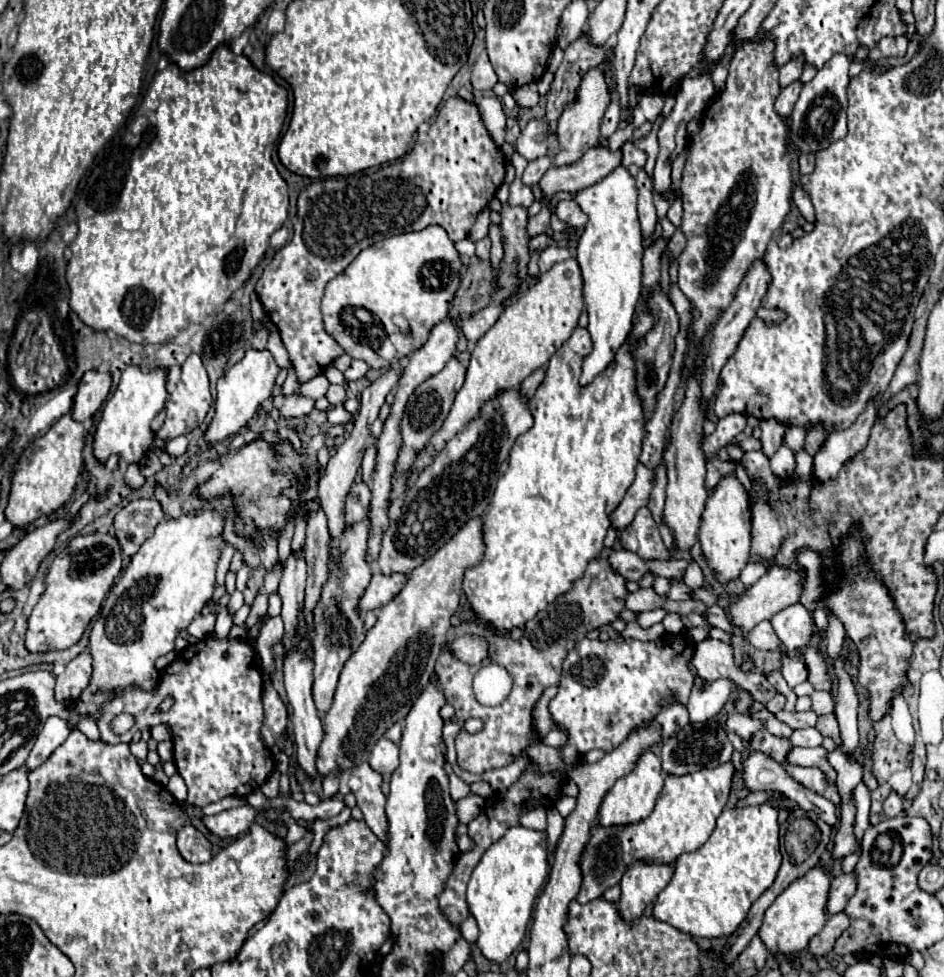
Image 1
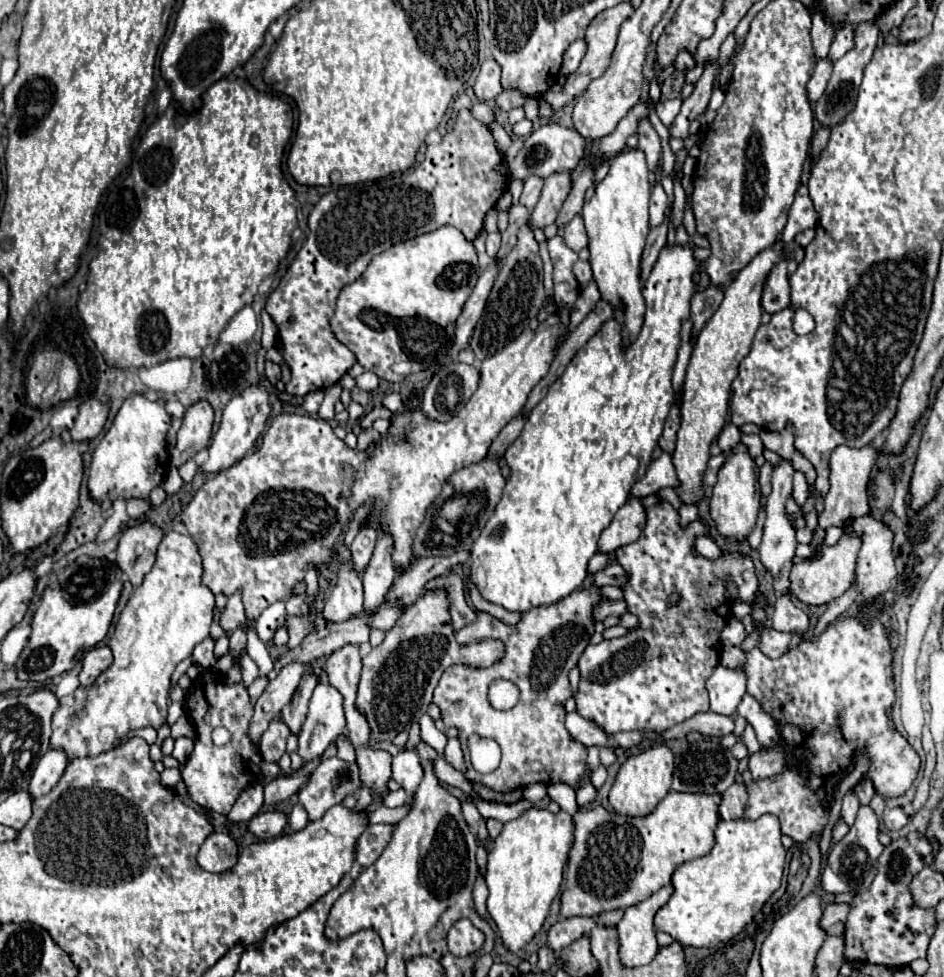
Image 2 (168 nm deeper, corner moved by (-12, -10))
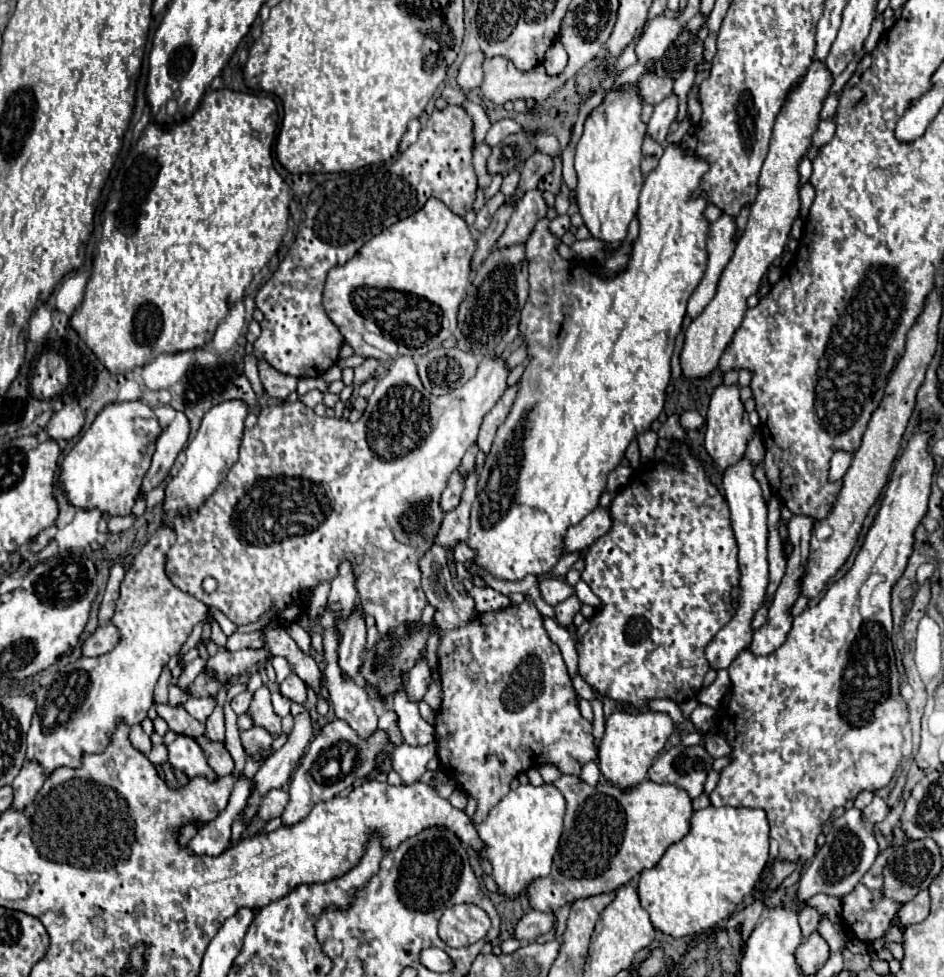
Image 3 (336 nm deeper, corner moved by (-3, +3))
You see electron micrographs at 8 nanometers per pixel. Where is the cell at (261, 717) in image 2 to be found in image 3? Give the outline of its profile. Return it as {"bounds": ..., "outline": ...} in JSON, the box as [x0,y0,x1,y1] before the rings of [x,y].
{"bounds":[230,692,252,714],"outline":[[[242,692],[242,694],[238,694],[232,702],[230,702],[230,706],[232,706],[232,710],[236,712],[236,714],[244,714],[246,712],[246,708],[250,706],[250,700],[252,700],[252,692]]]}

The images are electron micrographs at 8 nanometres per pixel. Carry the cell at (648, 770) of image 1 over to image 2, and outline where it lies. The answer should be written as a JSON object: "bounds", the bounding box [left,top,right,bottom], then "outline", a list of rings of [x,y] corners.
{"bounds":[609,745,673,817],"outline":[[[655,745],[635,757],[627,757],[627,761],[619,769],[615,785],[609,791],[611,811],[627,817],[649,815],[651,811],[655,811],[659,801],[669,793],[671,777],[673,777],[673,753],[669,751],[667,745]]]}

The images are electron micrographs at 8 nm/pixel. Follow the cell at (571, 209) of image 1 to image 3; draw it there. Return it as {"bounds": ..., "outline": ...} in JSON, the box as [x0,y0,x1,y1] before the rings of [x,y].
{"bounds":[550,214,570,238],"outline":[[[564,214],[564,216],[556,216],[552,222],[550,222],[550,232],[558,238],[562,238],[564,232],[570,230],[570,216]]]}

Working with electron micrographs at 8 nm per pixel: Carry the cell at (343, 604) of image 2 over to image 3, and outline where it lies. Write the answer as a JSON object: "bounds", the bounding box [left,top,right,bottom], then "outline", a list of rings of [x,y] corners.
{"bounds":[320,610,378,738],"outline":[[[324,610],[322,618],[320,618],[320,624],[322,624],[322,630],[324,630],[324,654],[322,654],[322,660],[326,664],[324,668],[324,678],[326,678],[326,688],[330,692],[330,704],[334,708],[334,714],[342,720],[346,720],[356,732],[360,738],[368,738],[376,728],[378,728],[378,716],[376,716],[376,710],[374,710],[374,704],[372,700],[368,698],[366,690],[356,684],[356,682],[346,682],[344,676],[342,676],[342,670],[338,666],[338,644],[340,644],[340,636],[338,636],[338,616],[330,610]]]}

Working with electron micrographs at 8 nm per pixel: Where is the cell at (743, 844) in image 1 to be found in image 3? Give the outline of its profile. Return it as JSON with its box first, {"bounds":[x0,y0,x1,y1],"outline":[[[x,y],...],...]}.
{"bounds":[638,806,768,938],"outline":[[[708,806],[704,810],[696,810],[690,818],[690,830],[688,834],[670,844],[660,862],[650,868],[642,870],[638,880],[638,896],[642,908],[650,914],[650,922],[656,930],[672,936],[682,938],[688,934],[696,934],[702,930],[710,930],[718,926],[722,920],[730,918],[732,912],[740,902],[744,902],[746,896],[752,894],[762,868],[768,860],[768,822],[766,812],[758,808],[716,808]]]}

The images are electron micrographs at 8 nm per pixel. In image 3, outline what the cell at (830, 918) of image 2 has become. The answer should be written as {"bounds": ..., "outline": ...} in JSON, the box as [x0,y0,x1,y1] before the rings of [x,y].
{"bounds":[798,906,822,936],"outline":[[[804,906],[798,912],[798,922],[800,922],[800,928],[802,928],[804,936],[810,936],[812,932],[816,932],[820,920],[822,920],[822,914],[816,908],[812,908],[812,906]]]}

